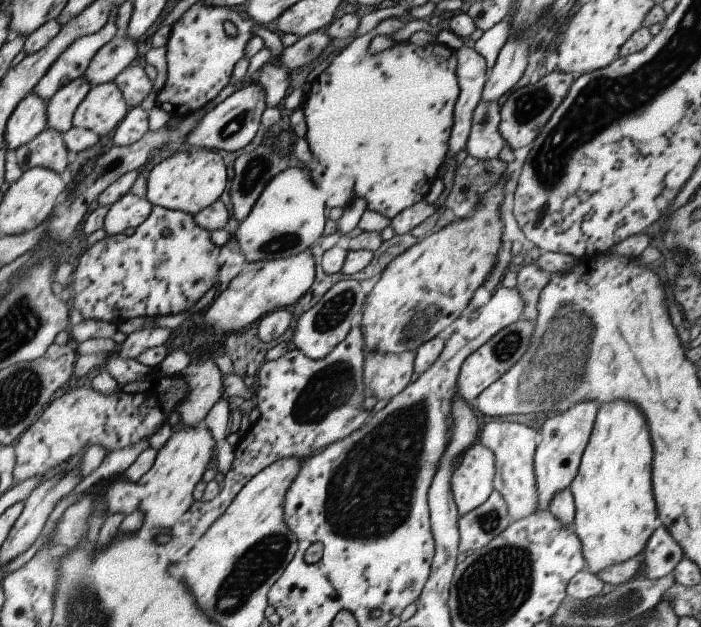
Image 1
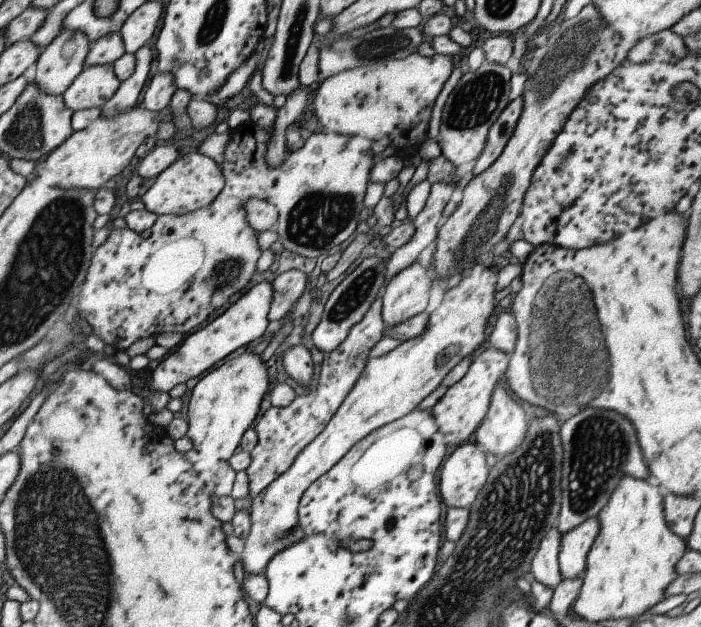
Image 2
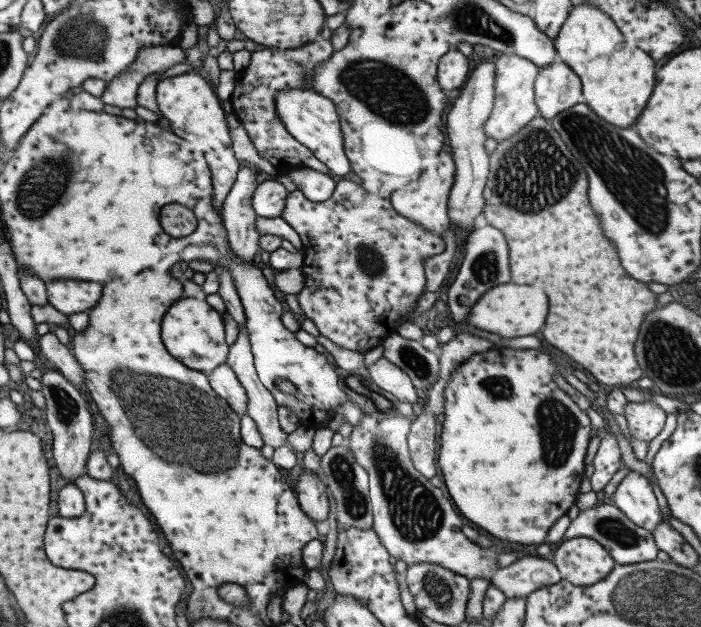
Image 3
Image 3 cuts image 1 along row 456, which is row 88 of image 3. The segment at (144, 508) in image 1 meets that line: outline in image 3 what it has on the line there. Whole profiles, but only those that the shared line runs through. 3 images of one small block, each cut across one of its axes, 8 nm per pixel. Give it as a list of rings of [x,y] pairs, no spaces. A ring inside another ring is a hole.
[[[195,72],[159,79],[156,83],[155,101],[161,116],[169,123],[174,122],[195,136],[207,136],[209,141],[230,148],[230,138],[225,124],[225,112],[213,88],[205,79]]]

